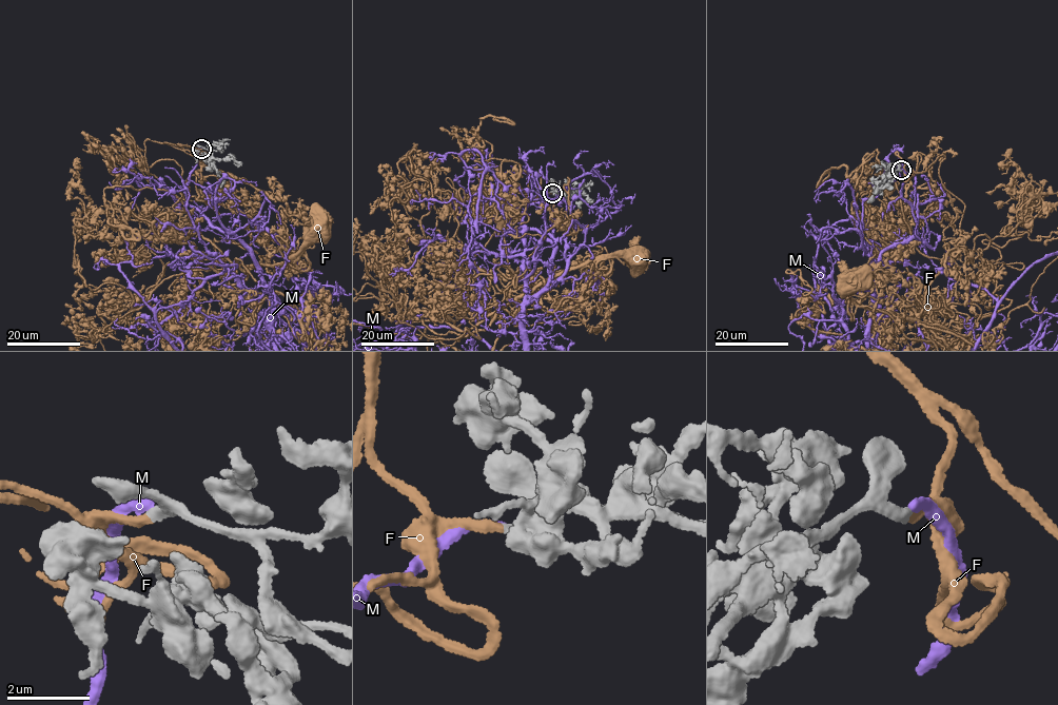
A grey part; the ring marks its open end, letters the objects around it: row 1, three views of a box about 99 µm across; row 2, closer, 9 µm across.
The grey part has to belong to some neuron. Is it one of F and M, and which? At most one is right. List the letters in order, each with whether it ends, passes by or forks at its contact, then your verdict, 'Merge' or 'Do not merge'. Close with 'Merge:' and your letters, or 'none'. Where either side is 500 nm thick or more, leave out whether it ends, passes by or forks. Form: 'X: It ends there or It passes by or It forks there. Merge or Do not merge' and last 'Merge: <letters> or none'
F: It ends there. Merge
M: It ends there. Do not merge
Merge: F

